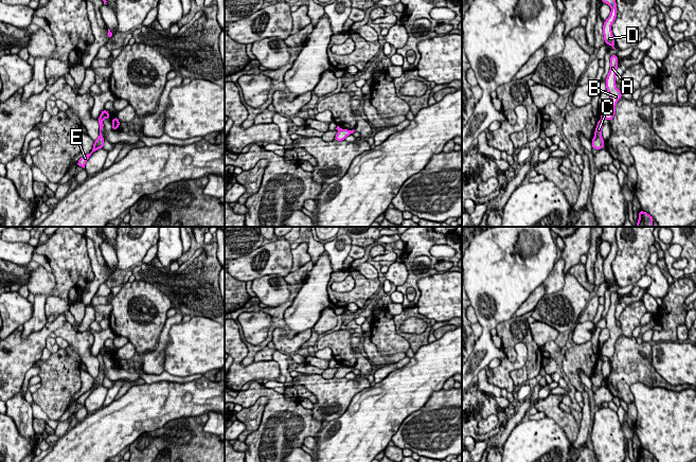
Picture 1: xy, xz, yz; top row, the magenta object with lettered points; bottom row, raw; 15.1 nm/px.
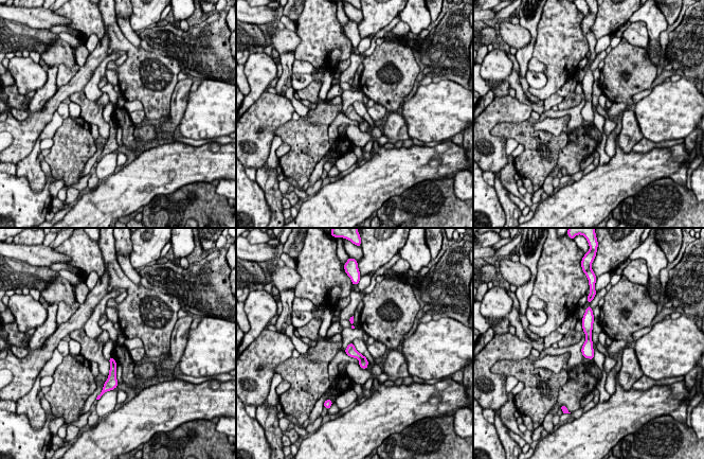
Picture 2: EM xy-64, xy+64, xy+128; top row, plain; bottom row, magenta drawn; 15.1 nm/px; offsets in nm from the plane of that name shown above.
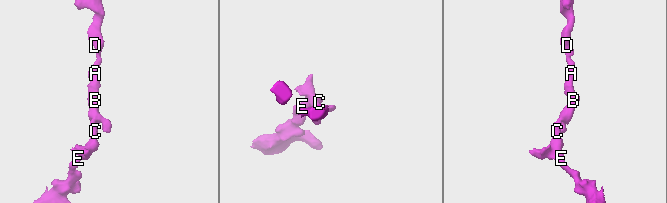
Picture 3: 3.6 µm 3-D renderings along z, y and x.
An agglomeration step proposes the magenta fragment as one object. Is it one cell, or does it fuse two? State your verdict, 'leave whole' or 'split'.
split

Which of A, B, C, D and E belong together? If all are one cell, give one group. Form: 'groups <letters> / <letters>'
groups A B D / C E

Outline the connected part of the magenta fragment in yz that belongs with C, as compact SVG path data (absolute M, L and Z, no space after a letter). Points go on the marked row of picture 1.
M602 117L600 118L597 124L596 124L596 128L595 128L595 131L594 131L594 137L591 141L591 144L592 144L592 148L594 149L602 149L605 145L605 142L603 140L603 137L602 137L602 128L603 128L603 123L602 123Z

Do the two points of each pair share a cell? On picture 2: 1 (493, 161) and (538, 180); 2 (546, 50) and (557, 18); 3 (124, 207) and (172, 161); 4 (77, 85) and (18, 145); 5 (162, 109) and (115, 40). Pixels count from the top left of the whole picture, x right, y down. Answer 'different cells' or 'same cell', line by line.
1: different cells
2: same cell
3: same cell
4: same cell
5: same cell

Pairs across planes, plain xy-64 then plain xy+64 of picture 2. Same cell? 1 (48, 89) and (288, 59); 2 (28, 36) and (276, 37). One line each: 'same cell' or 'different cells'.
1: same cell
2: different cells

